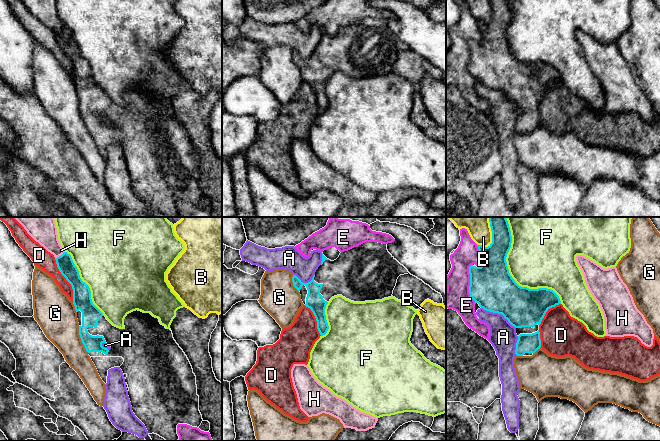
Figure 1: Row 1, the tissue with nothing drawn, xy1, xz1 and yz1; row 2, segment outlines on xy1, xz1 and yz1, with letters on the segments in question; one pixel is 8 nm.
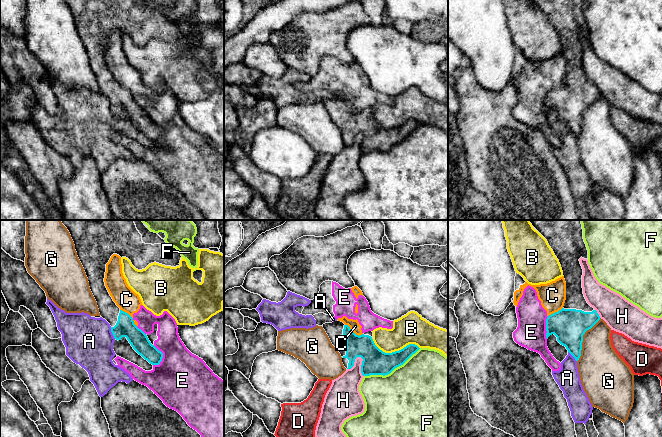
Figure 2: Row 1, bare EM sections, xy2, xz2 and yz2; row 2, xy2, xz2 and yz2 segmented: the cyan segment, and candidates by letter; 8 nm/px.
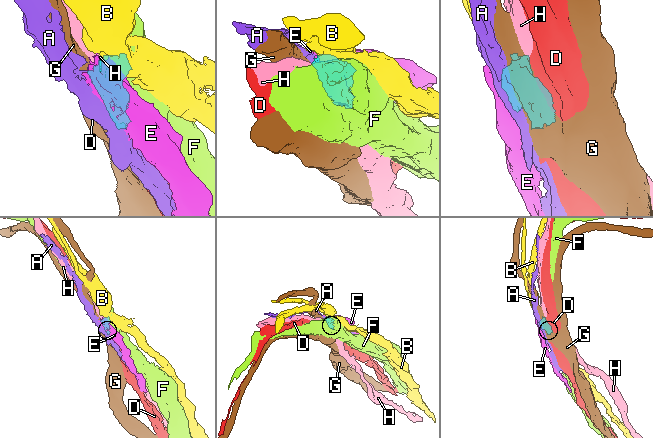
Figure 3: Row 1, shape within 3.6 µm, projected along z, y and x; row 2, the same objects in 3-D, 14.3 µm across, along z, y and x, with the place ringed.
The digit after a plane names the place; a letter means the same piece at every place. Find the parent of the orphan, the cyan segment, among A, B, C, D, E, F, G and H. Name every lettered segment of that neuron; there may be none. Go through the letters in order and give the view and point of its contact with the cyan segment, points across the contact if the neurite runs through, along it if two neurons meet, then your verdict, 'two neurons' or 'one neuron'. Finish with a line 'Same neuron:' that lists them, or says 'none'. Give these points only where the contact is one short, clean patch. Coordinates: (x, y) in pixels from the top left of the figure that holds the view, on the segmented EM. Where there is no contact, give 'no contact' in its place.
A: yz1 (498, 313) | two neurons
B: xz2 (395, 351) | along xz2 (372, 339), (385, 352), (398, 351), (409, 344), (419, 348) | two neurons
C: xz2 (353, 332) | along xz2 (345, 324), (356, 334), (362, 334) | two neurons
D: xy1 (66, 279) | two neurons
E: yz1 (470, 284) | two neurons
F: yz1 (509, 274) | two neurons
G: yz2 (582, 339) | two neurons
H: xz2 (361, 365) | two neurons
Same neuron: none

